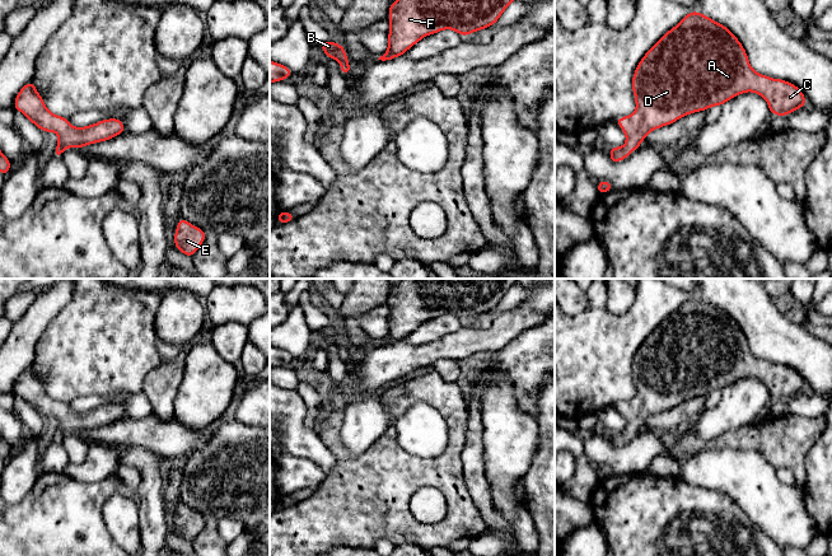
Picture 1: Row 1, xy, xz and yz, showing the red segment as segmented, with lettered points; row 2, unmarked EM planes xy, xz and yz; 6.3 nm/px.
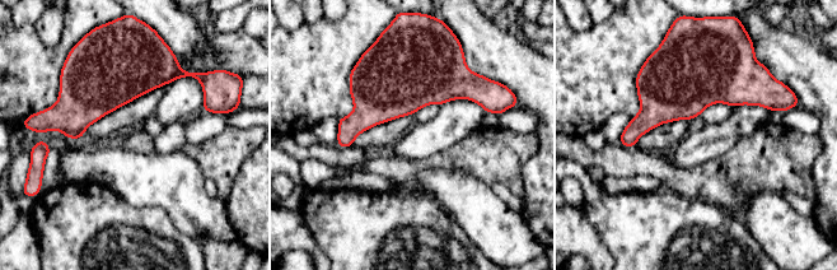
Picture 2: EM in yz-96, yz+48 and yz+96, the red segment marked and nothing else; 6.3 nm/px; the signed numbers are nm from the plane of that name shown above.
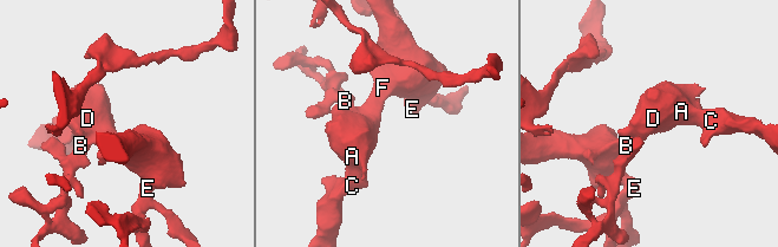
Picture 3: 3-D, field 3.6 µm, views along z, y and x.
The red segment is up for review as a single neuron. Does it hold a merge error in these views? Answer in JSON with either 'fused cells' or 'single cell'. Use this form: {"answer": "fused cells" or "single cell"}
{"answer": "single cell"}

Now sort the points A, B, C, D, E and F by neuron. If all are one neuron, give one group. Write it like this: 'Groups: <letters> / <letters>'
Groups: A B C D E F

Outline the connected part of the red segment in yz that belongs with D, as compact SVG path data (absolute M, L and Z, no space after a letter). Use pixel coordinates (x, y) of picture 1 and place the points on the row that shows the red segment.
M690 11L644 55L632 76L636 111L616 120L626 134L626 144L609 148L609 160L622 162L635 151L646 135L693 112L723 106L729 99L753 92L768 103L771 115L787 116L807 106L803 92L782 79L756 73L738 38L723 24L700 11Z

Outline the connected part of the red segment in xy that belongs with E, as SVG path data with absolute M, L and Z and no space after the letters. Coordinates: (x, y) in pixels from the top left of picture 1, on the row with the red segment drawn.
M179 218L174 233L174 246L183 254L192 257L204 243L206 232Z

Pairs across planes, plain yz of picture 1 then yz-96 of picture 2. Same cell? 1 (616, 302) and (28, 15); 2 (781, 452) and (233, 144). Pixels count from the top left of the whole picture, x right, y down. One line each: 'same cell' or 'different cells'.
1: different cells
2: same cell

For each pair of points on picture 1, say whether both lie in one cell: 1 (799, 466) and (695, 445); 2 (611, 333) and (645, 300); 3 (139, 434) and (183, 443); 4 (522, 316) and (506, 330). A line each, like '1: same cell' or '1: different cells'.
1: same cell
2: same cell
3: same cell
4: same cell

